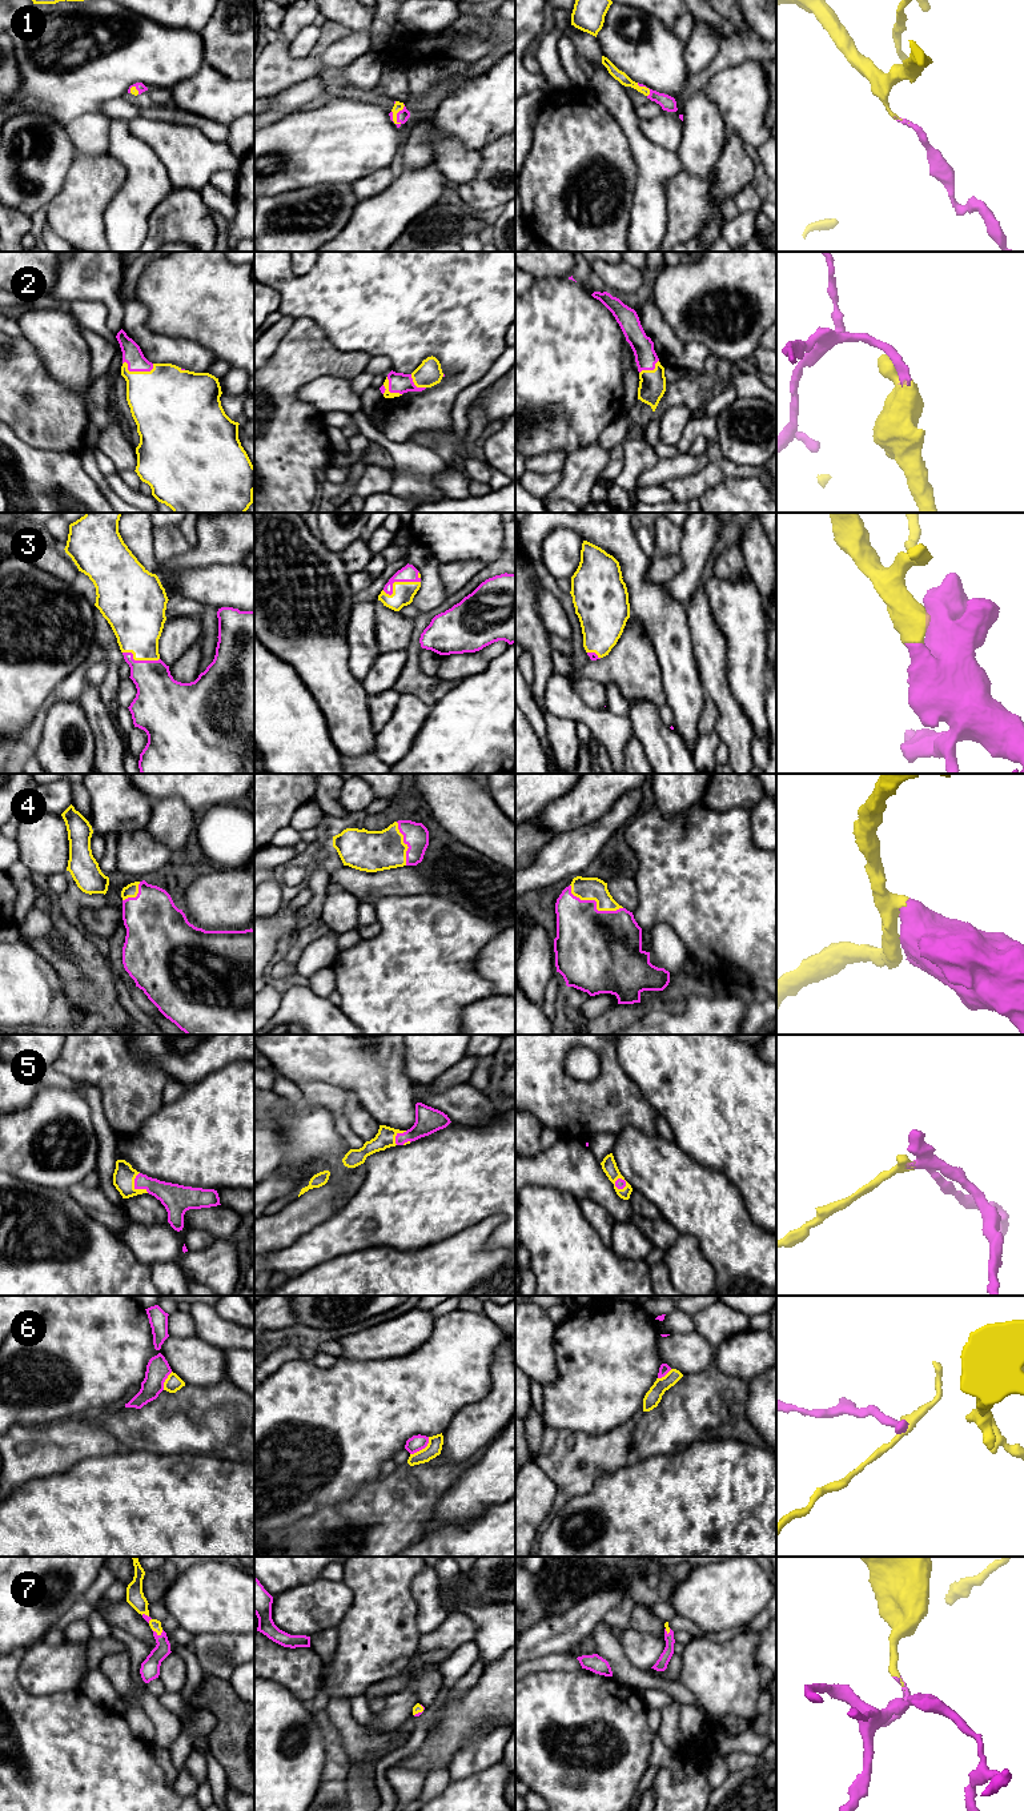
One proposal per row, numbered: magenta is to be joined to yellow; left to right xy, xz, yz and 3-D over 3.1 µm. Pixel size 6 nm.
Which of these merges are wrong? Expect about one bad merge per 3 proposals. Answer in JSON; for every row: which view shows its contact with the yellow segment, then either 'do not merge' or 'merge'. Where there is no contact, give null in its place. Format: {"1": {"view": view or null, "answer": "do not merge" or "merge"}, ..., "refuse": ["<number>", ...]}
{"1": {"view": "xz", "answer": "merge"}, "2": {"view": "xy", "answer": "merge"}, "3": {"view": "xz", "answer": "merge"}, "4": {"view": "yz", "answer": "merge"}, "5": {"view": "xy", "answer": "merge"}, "6": {"view": "xz", "answer": "do not merge"}, "7": {"view": "xy", "answer": "merge"}, "refuse": ["6"]}

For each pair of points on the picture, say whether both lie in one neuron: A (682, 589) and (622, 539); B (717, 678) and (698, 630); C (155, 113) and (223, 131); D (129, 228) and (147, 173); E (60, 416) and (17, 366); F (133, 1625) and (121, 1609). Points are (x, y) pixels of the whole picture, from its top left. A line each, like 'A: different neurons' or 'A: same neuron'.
A: different neurons
B: same neuron
C: same neuron
D: same neuron
E: same neuron
F: same neuron

